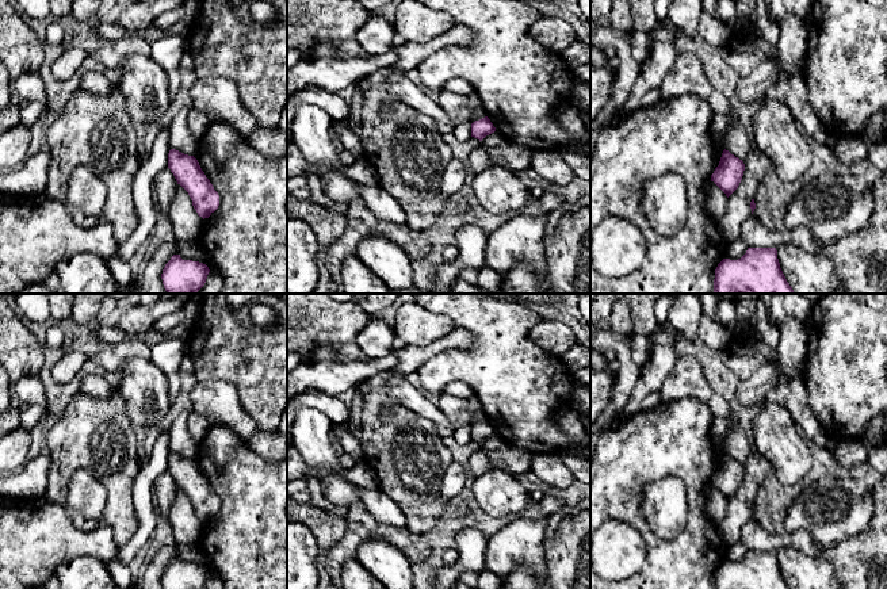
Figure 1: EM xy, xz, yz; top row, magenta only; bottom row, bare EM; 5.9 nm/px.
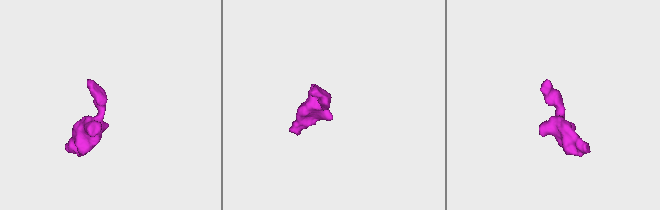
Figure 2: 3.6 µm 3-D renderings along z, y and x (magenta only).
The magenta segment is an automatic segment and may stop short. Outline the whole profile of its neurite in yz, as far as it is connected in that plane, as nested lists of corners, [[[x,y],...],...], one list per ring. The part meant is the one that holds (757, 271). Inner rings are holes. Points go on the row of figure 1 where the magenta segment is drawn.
[[[748,248],[738,260],[723,259],[714,279],[715,294],[795,294],[777,259],[776,248]]]

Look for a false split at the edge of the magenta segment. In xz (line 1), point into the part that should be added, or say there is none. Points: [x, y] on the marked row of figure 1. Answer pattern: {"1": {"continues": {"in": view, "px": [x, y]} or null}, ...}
{"1": {"continues": null}}

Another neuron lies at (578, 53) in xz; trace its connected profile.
[[[576,41],[563,50],[561,56],[566,64],[576,70],[585,64],[590,64],[590,43]]]

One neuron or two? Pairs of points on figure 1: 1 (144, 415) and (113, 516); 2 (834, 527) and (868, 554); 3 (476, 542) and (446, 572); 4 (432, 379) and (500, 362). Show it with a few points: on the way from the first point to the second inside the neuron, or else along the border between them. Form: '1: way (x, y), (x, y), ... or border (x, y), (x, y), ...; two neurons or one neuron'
1: border (122, 396), (125, 410), (134, 427); two neurons
2: border (872, 516), (863, 531), (828, 546), (818, 544); two neurons
3: way (471, 551), (471, 555), (455, 572); one neuron
4: way (448, 364), (484, 364); one neuron

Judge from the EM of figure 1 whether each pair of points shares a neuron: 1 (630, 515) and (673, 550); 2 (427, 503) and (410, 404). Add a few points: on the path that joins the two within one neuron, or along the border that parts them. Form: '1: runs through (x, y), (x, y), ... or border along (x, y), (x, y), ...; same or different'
1: runs through (641, 526), (662, 549); same
2: border along (405, 410), (413, 410), (439, 425); different

